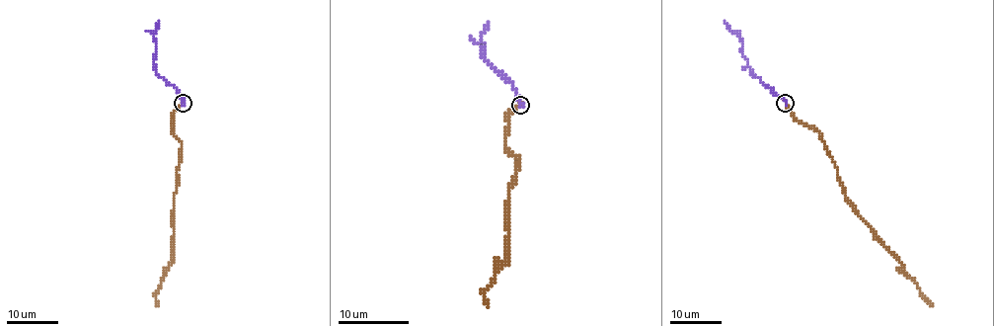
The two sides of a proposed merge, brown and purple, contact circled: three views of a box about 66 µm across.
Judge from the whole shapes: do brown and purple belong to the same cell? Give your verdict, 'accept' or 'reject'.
reject

